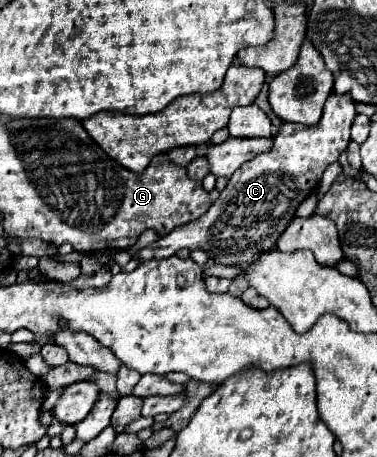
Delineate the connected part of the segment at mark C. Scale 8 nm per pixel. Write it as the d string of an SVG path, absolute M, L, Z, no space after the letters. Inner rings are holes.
M331 93L317 125L307 127L301 123L281 123L277 135L273 137L273 147L243 163L229 179L229 185L221 191L219 199L211 203L211 209L207 209L203 217L159 237L151 247L139 249L133 259L163 259L175 255L183 247L203 247L215 263L233 265L247 263L257 253L273 249L279 233L295 215L297 205L319 183L325 167L335 163L341 151L347 149L349 127L355 115L355 101L349 93Z

